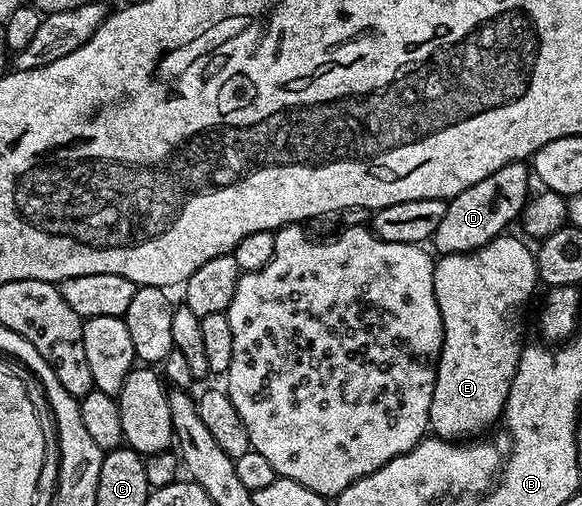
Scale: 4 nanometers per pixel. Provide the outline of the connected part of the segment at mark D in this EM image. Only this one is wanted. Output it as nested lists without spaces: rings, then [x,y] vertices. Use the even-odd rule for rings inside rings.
[[[525,163],[505,164],[500,166],[500,170],[496,170],[496,174],[492,174],[488,178],[484,178],[480,182],[476,182],[476,186],[468,186],[468,190],[464,190],[460,194],[456,194],[448,201],[444,210],[444,218],[440,222],[440,226],[436,226],[432,237],[433,251],[435,253],[447,256],[448,254],[460,254],[461,252],[475,252],[478,248],[485,248],[493,245],[494,240],[510,223],[517,221],[522,215],[522,210],[526,206],[526,201],[531,195],[530,180],[532,184],[532,172]]]

